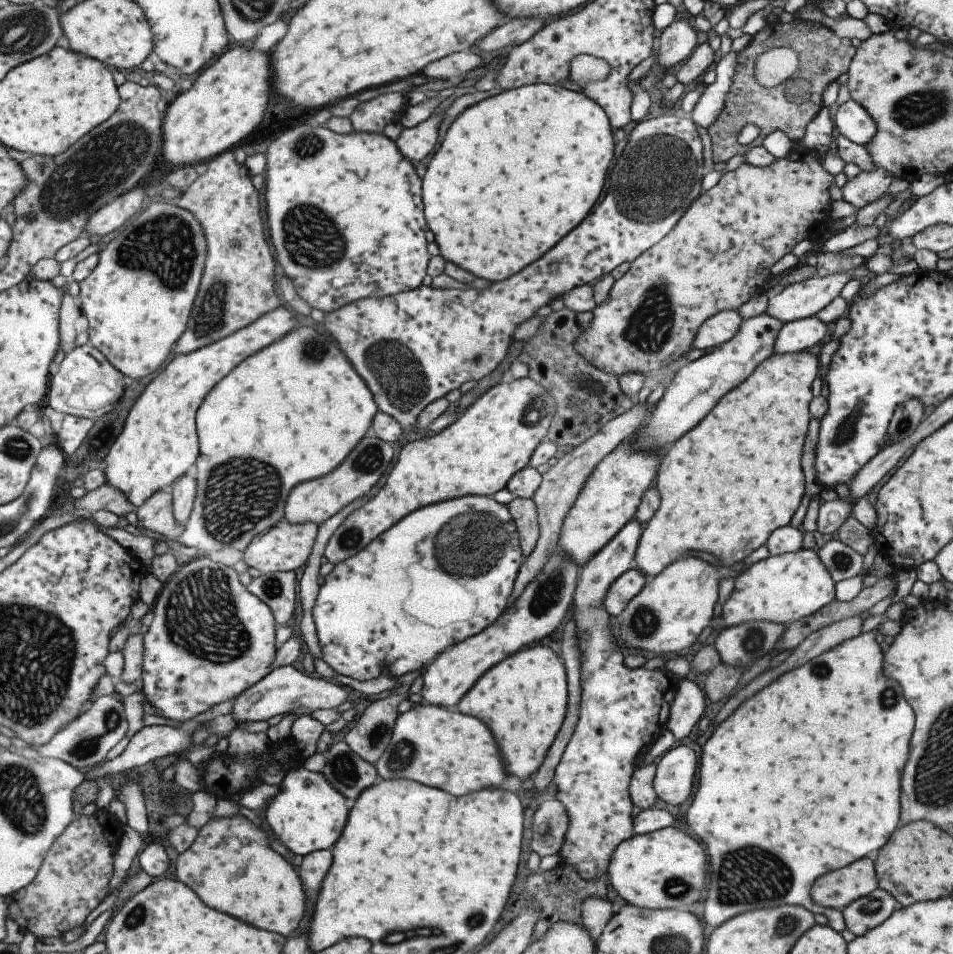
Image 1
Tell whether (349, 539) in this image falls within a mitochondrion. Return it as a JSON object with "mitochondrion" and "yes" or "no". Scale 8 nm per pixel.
{"mitochondrion":"yes"}

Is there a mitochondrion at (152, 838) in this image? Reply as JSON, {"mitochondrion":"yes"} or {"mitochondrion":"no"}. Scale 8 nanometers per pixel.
{"mitochondrion":"no"}

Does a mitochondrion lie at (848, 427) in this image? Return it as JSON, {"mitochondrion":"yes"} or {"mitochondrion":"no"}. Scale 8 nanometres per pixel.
{"mitochondrion":"yes"}

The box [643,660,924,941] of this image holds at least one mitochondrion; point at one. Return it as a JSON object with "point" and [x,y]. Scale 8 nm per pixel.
{"point":[746,875]}

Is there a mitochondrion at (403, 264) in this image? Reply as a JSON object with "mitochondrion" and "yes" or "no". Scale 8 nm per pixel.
{"mitochondrion":"no"}

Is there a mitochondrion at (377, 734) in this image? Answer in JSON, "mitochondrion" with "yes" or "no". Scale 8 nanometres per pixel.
{"mitochondrion":"yes"}

